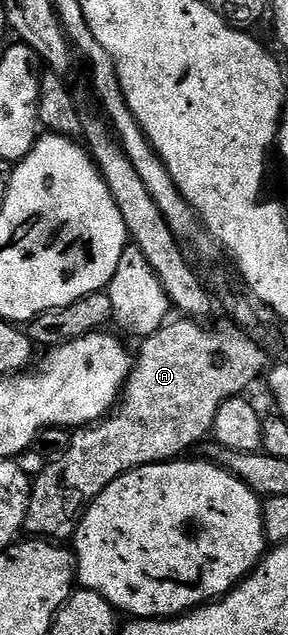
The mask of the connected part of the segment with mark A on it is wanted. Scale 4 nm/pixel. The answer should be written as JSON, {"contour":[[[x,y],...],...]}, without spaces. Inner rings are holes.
{"contour":[[[173,319],[140,342],[141,350],[135,353],[120,404],[105,420],[76,430],[70,436],[73,438],[70,439],[65,454],[58,461],[51,462],[38,477],[32,478],[25,516],[26,534],[76,533],[77,525],[91,502],[104,489],[111,487],[115,479],[144,465],[180,458],[188,454],[185,452],[192,445],[200,446],[212,434],[215,415],[221,404],[233,397],[242,396],[246,392],[244,389],[251,388],[260,377],[262,380],[267,369],[265,353],[253,342],[254,338],[250,334],[232,323],[226,324],[226,329],[208,329],[205,325],[208,324],[197,319]]]}

